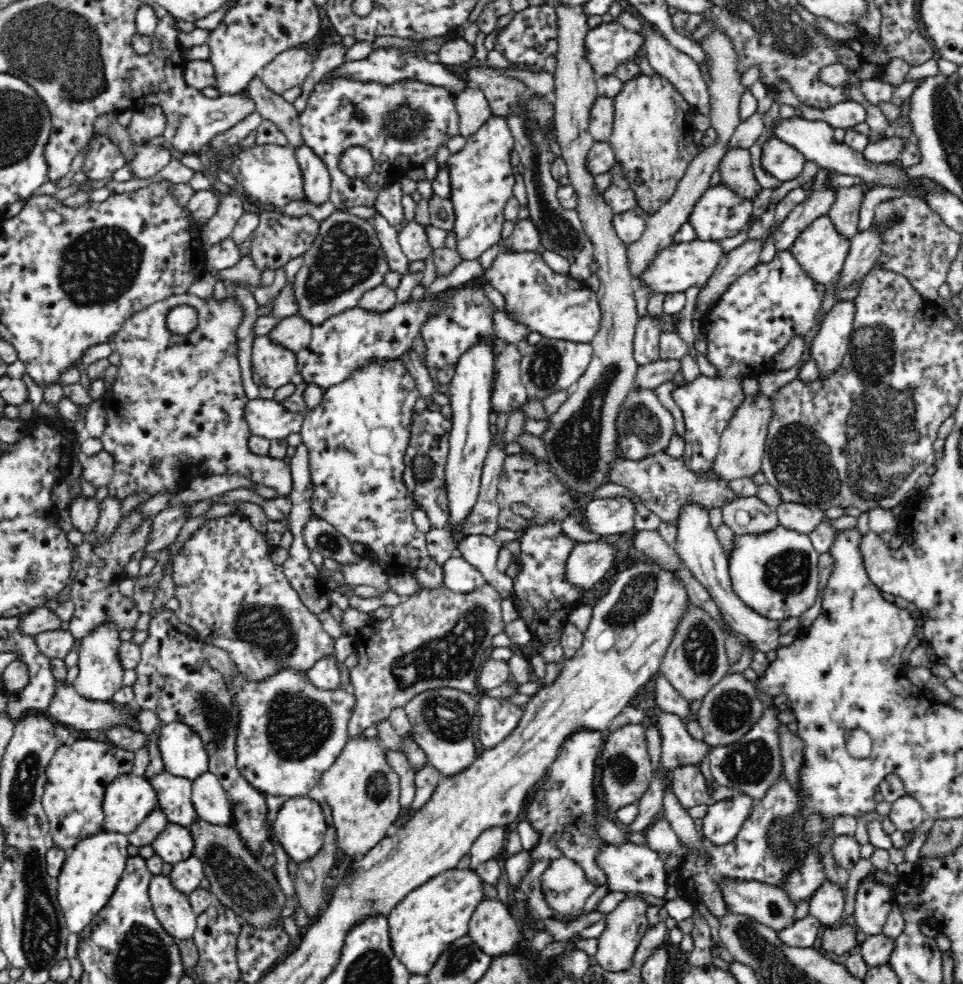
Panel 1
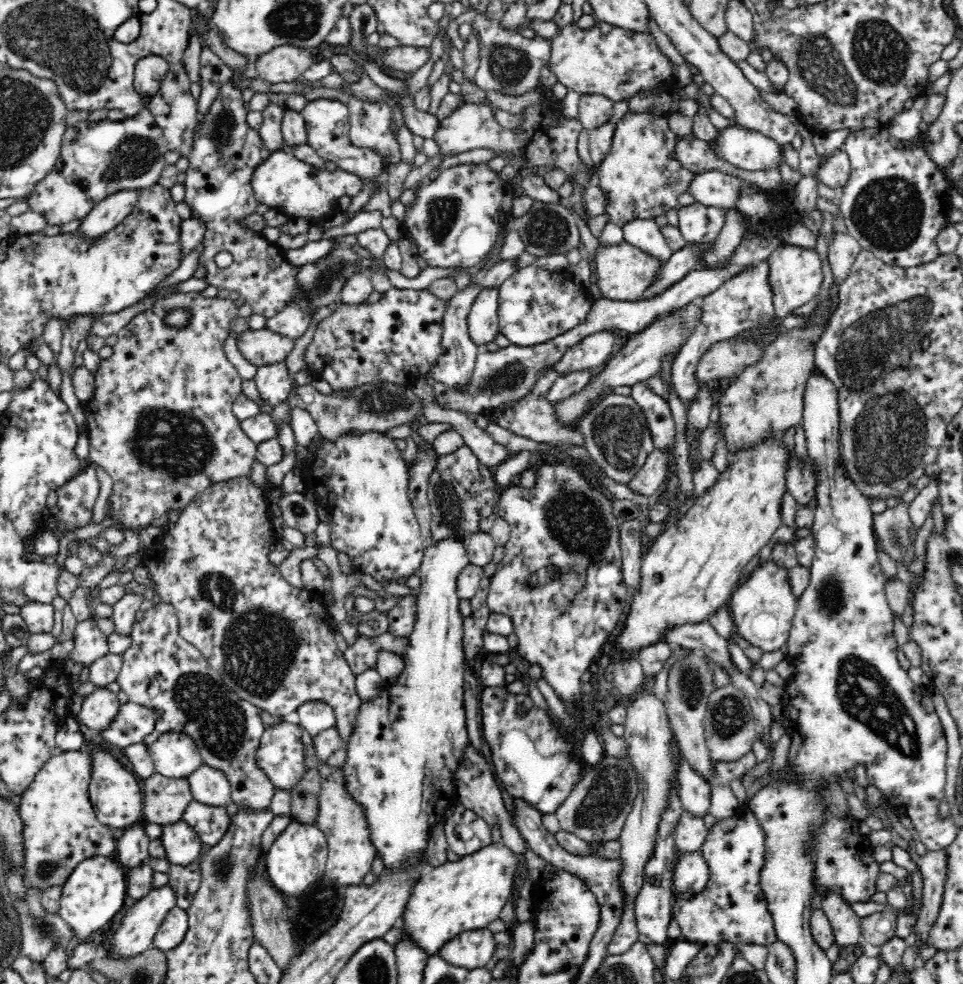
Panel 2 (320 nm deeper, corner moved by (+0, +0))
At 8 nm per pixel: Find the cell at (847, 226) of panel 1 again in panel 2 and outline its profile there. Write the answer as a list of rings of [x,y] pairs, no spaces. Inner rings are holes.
[[[837,234],[828,246],[828,262],[834,275],[834,289],[838,290],[850,276],[850,270],[860,252],[860,244],[849,234]]]

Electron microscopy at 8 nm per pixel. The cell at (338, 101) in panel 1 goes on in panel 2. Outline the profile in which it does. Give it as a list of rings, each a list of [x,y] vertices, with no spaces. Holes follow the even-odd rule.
[[[317,98],[308,101],[301,110],[306,123],[307,143],[325,160],[330,160],[338,165],[339,169],[350,172],[356,176],[374,178],[385,170],[382,156],[370,149],[360,149],[354,146],[349,139],[349,110],[348,107],[337,99]]]

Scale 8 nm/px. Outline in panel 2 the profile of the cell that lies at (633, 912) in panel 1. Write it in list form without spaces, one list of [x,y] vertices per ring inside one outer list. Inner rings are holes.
[[[645,675],[643,690],[639,691],[632,699],[621,698],[620,700],[626,710],[623,740],[626,742],[631,764],[636,769],[639,790],[619,838],[621,842],[619,858],[623,860],[621,887],[625,892],[626,906],[622,922],[618,925],[606,948],[606,951],[612,956],[625,954],[639,940],[636,917],[634,916],[634,900],[642,885],[644,866],[652,854],[652,846],[656,842],[656,832],[661,813],[666,806],[664,802],[668,800],[668,790],[670,790],[670,774],[672,774],[673,768],[671,764],[673,730],[671,730],[664,702],[659,700],[654,692],[656,680],[656,675]]]

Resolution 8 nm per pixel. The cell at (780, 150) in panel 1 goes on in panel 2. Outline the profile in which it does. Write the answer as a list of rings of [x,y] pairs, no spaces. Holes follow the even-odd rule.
[[[737,124],[718,129],[716,140],[709,144],[718,159],[742,170],[776,168],[780,160],[780,146],[776,141]]]

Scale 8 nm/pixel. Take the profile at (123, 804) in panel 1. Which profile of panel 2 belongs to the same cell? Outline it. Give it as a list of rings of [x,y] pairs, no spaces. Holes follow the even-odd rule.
[[[81,723],[81,731],[84,733],[87,754],[91,755],[90,782],[88,784],[88,796],[97,820],[106,827],[112,829],[126,829],[132,824],[138,823],[143,817],[143,790],[141,779],[124,769],[122,764],[107,752],[98,747],[94,742],[92,731]]]

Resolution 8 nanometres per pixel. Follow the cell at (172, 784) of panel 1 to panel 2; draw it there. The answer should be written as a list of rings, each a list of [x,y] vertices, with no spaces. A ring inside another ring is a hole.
[[[193,800],[186,809],[183,820],[196,831],[200,841],[210,847],[216,846],[232,826],[232,816],[225,806],[210,806]]]

